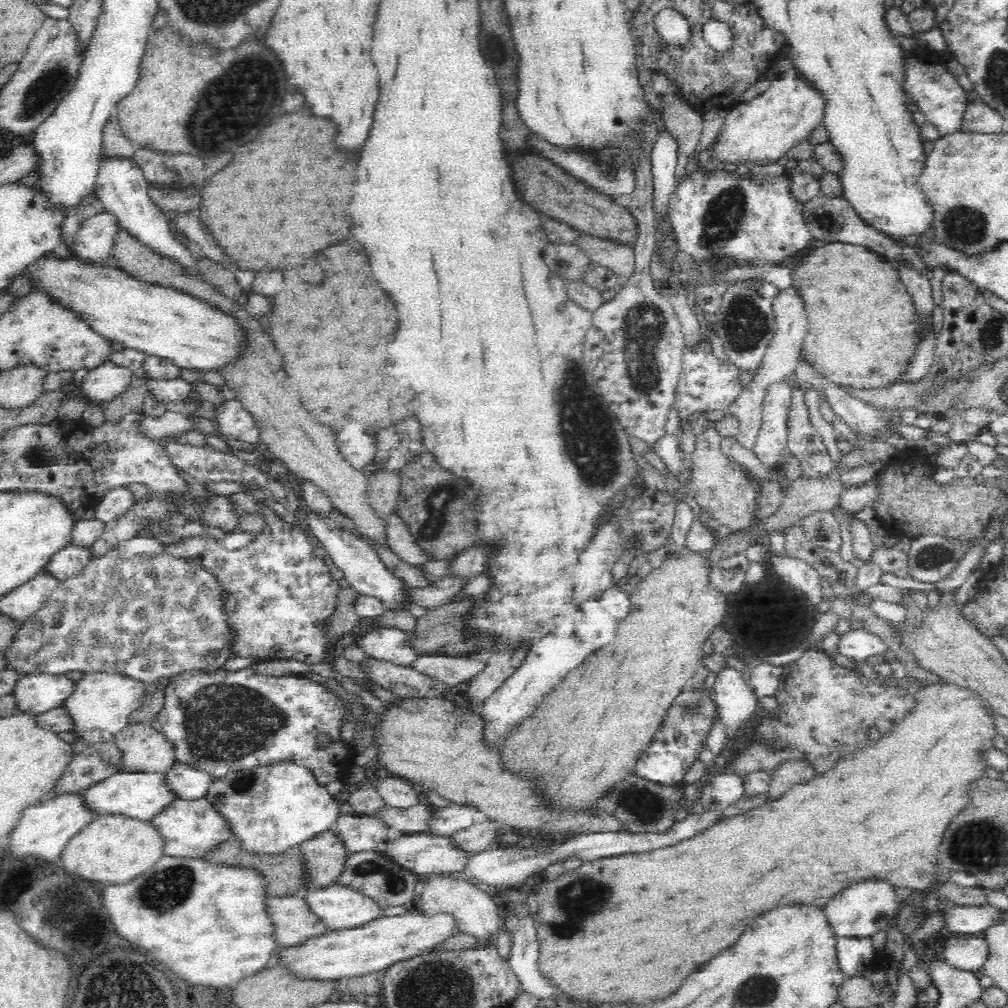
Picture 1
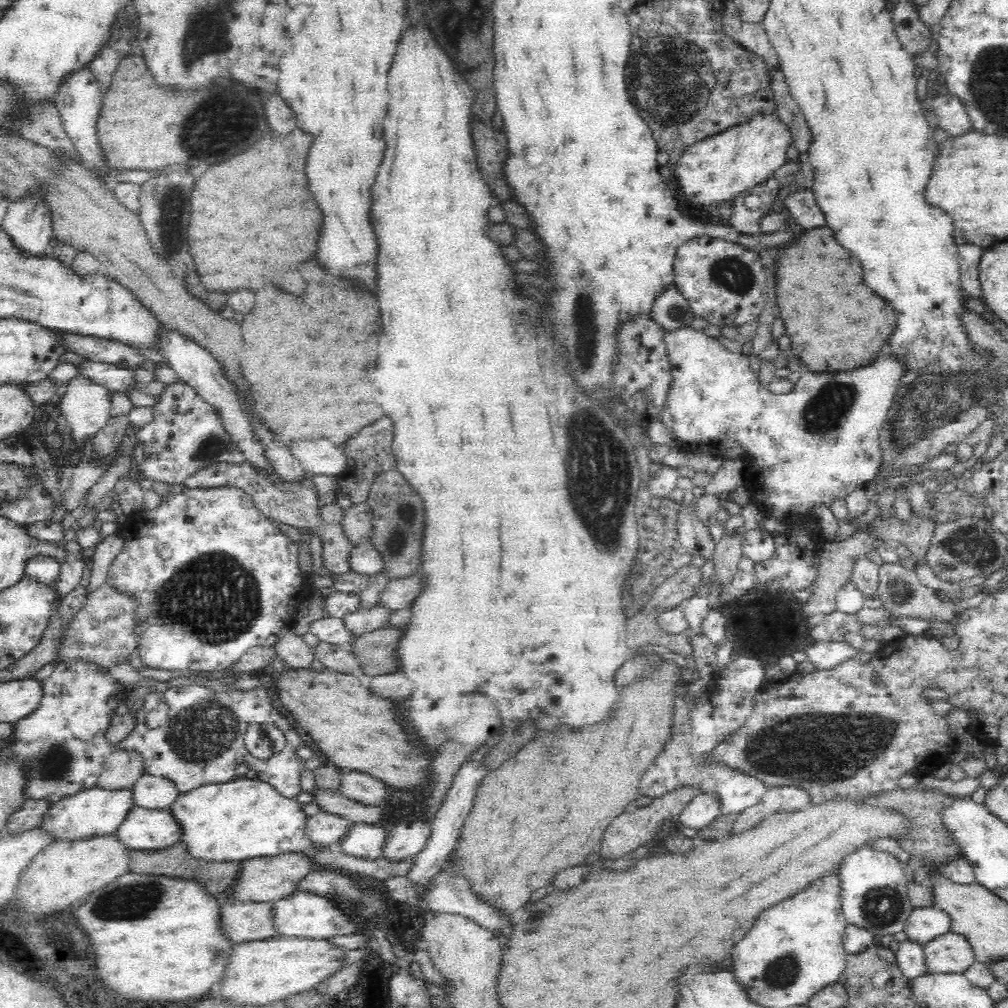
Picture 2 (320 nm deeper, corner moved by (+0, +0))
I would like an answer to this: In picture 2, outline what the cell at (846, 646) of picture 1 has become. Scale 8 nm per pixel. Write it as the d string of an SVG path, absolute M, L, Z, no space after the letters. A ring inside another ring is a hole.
M818 641L805 648L808 660L816 670L831 669L844 660L858 657L858 647L848 641Z

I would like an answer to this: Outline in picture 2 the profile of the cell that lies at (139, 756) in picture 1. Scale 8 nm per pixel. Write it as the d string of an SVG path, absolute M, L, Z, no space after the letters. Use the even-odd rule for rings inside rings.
M114 747L107 758L97 785L106 790L132 789L145 773L145 761L134 749Z

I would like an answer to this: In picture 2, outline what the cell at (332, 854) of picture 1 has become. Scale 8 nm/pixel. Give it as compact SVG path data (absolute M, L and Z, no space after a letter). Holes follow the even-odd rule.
M304 852L256 857L240 863L242 863L242 872L240 872L240 878L238 878L230 898L241 901L266 901L269 903L293 896L298 891L298 884L316 868L312 858Z

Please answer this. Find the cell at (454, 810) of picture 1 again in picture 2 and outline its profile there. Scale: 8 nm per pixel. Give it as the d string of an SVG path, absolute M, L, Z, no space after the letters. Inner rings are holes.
M402 822L388 832L388 840L384 846L382 857L399 861L406 857L414 857L424 850L428 844L432 827L429 822Z

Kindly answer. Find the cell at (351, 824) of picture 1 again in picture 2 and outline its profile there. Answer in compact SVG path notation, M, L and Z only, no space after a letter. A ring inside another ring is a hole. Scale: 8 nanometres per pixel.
M322 810L307 819L306 835L320 847L339 846L352 826L353 823L348 818Z

